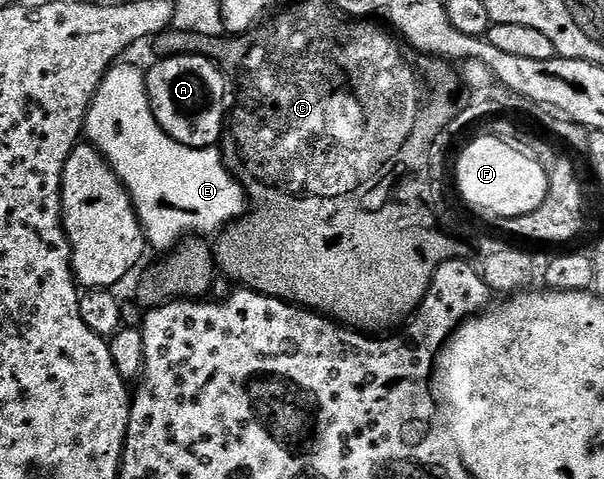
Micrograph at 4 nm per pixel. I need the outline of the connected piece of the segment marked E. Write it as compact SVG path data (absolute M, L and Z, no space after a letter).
M115 63L106 73L86 115L84 136L101 152L110 163L111 170L122 179L122 184L129 190L134 209L138 212L138 221L142 223L142 232L146 235L147 245L153 251L155 248L162 252L158 254L166 254L188 236L213 237L227 224L246 215L246 191L238 183L238 179L230 175L230 169L217 147L189 148L173 140L162 129L160 122L156 122L152 114L146 89L146 72L134 64L126 63Z

